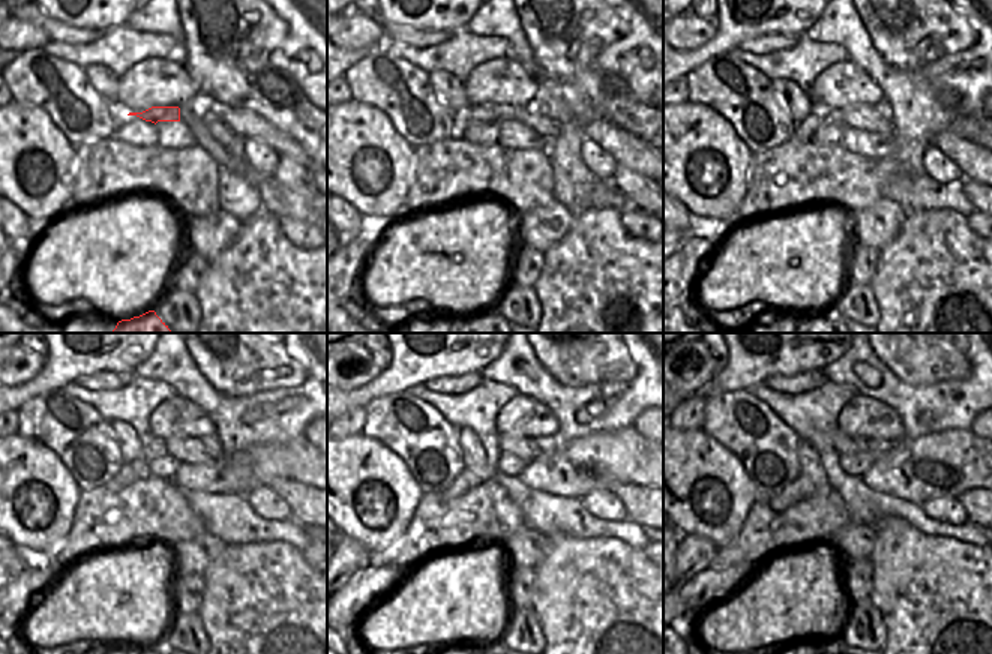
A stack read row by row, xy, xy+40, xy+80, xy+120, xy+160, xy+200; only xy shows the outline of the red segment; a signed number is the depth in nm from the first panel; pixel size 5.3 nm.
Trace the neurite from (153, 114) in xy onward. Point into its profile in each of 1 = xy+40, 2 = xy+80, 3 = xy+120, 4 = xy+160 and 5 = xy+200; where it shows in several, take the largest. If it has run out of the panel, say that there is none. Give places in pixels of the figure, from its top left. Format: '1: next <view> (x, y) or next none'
1: next xy+40 (489, 113)
2: next xy+80 (820, 116)
3: next xy+120 (132, 471)
4: next xy+160 (465, 480)
5: next xy+200 (800, 489)

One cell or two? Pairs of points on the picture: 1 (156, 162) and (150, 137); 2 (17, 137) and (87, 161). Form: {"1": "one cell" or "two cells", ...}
{"1": "two cells", "2": "two cells"}

